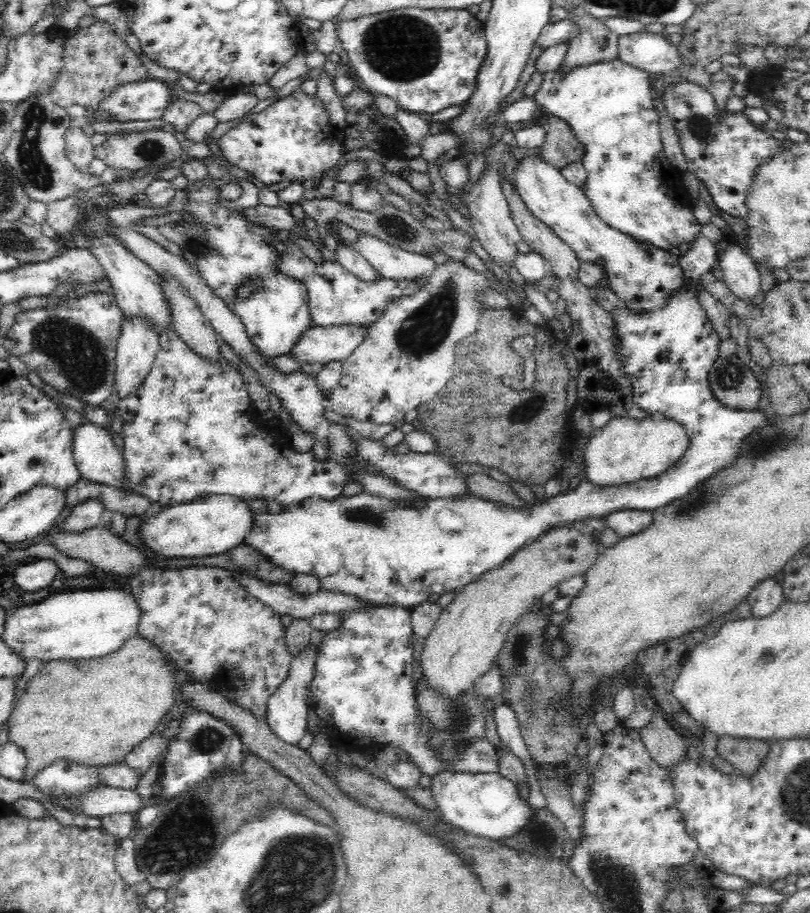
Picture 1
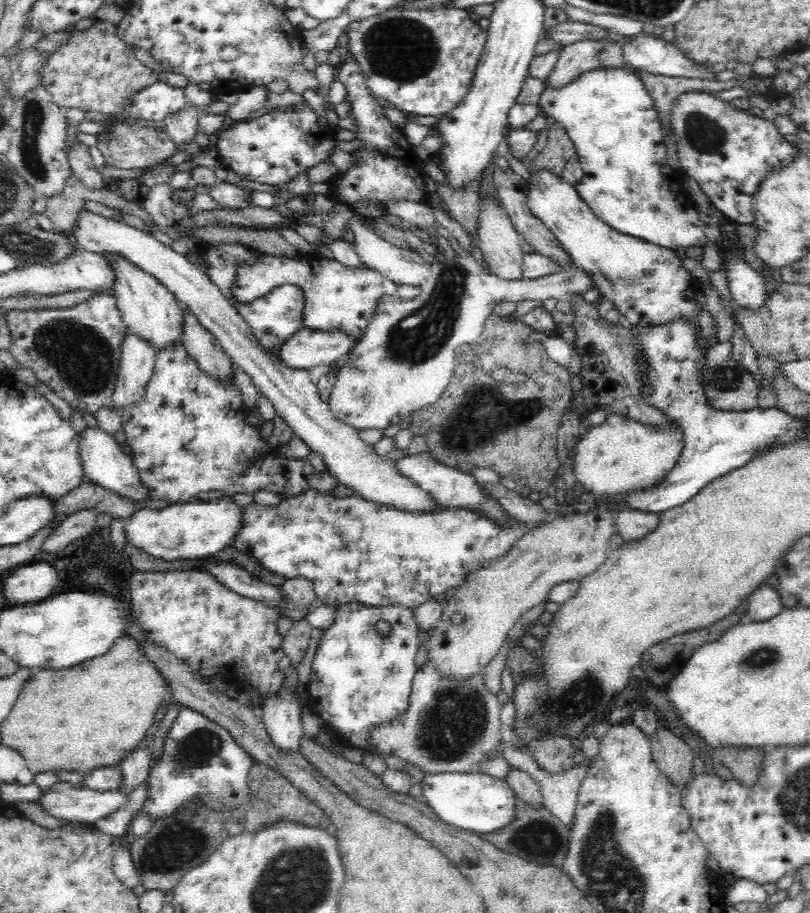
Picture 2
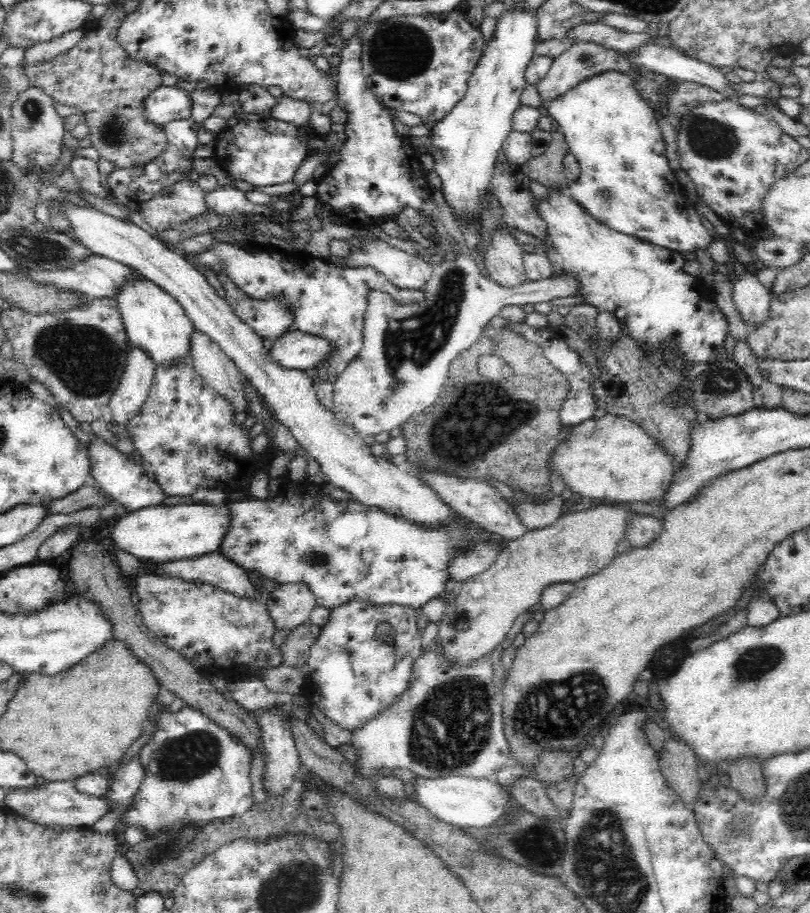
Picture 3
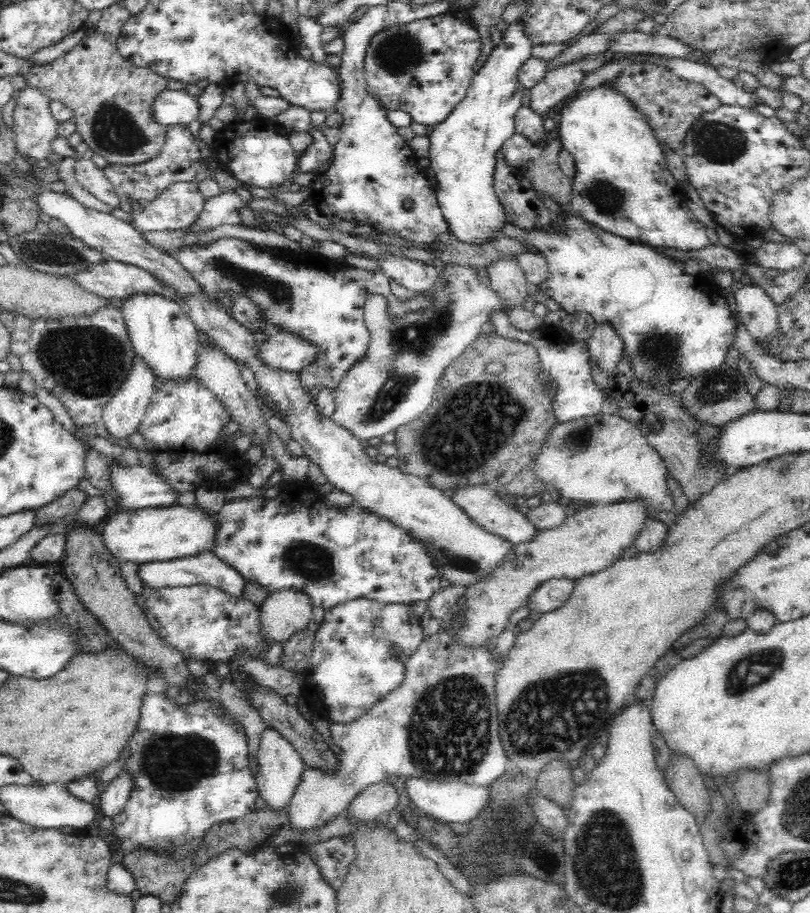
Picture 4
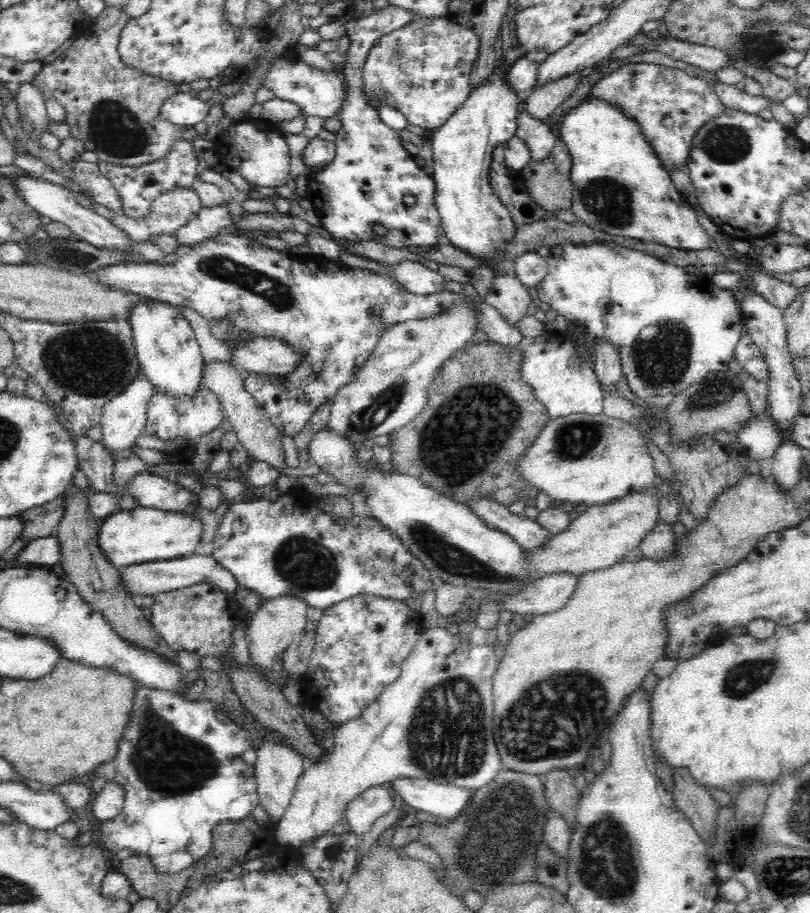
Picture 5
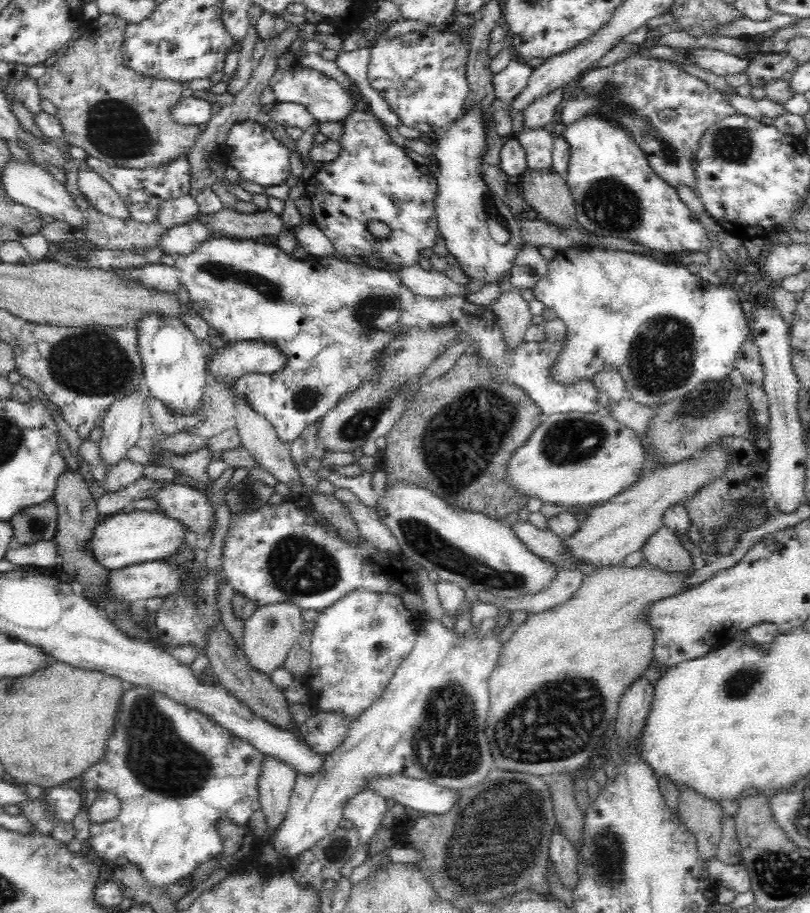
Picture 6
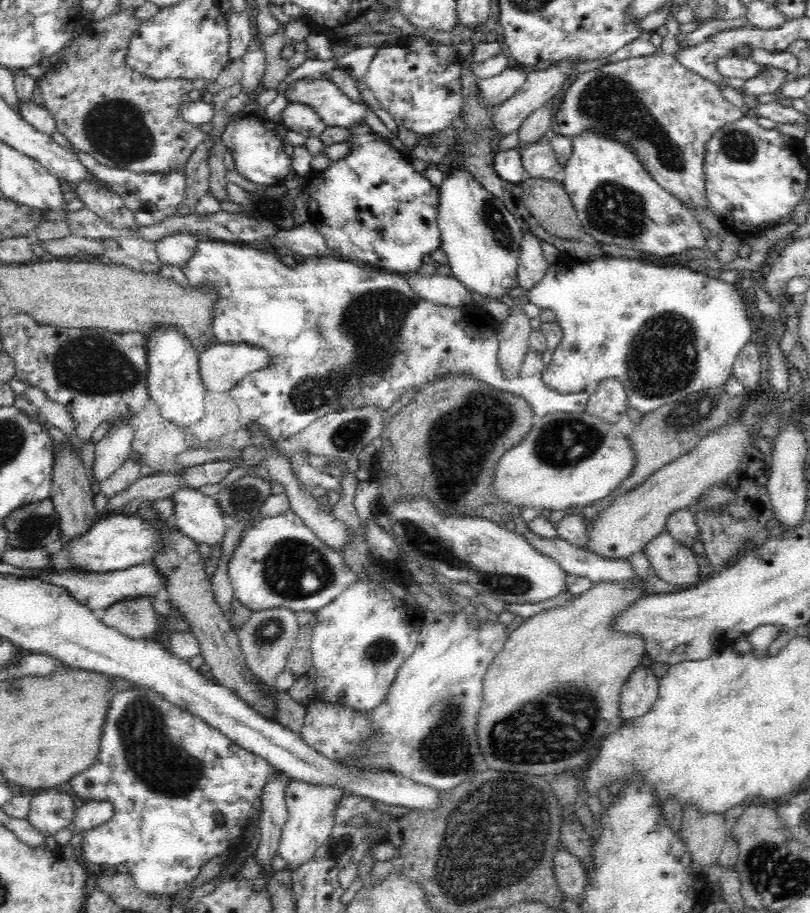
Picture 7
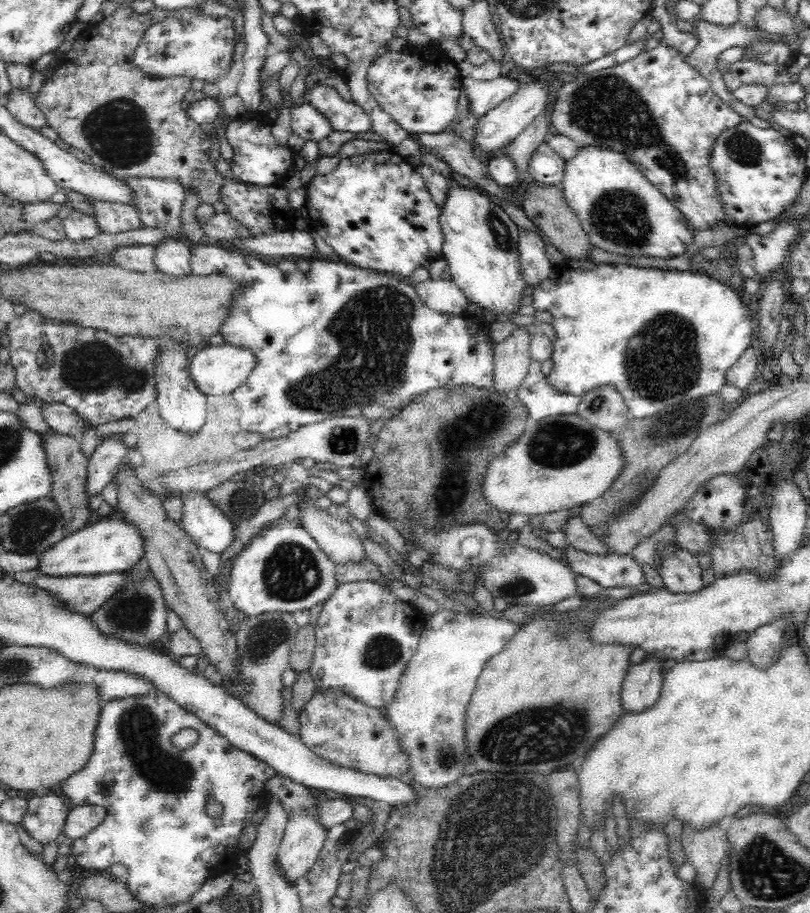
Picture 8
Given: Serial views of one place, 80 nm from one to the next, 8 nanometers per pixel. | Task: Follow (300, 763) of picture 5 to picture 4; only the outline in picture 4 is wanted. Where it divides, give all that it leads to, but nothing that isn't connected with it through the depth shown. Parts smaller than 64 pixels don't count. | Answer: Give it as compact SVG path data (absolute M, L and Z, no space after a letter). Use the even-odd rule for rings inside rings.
M264 724L262 736L260 736L260 748L257 750L257 763L258 772L255 780L259 796L262 796L266 804L272 805L274 809L284 808L289 804L306 770L299 752L276 728Z

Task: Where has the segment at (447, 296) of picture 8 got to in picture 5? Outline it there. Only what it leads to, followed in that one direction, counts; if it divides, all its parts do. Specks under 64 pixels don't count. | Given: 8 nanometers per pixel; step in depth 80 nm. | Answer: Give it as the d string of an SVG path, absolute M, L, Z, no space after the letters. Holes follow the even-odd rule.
M404 260L400 264L388 266L392 277L404 290L414 295L428 296L444 291L445 278L421 262Z

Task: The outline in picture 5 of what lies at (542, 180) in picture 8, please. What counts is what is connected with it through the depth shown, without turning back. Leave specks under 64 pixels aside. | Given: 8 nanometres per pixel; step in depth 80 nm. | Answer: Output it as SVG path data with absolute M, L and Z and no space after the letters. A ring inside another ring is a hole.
M526 110L517 116L515 135L526 141L530 149L530 158L534 161L550 155L556 140L560 139L558 135L552 133L549 123L534 118L534 115L530 115Z

